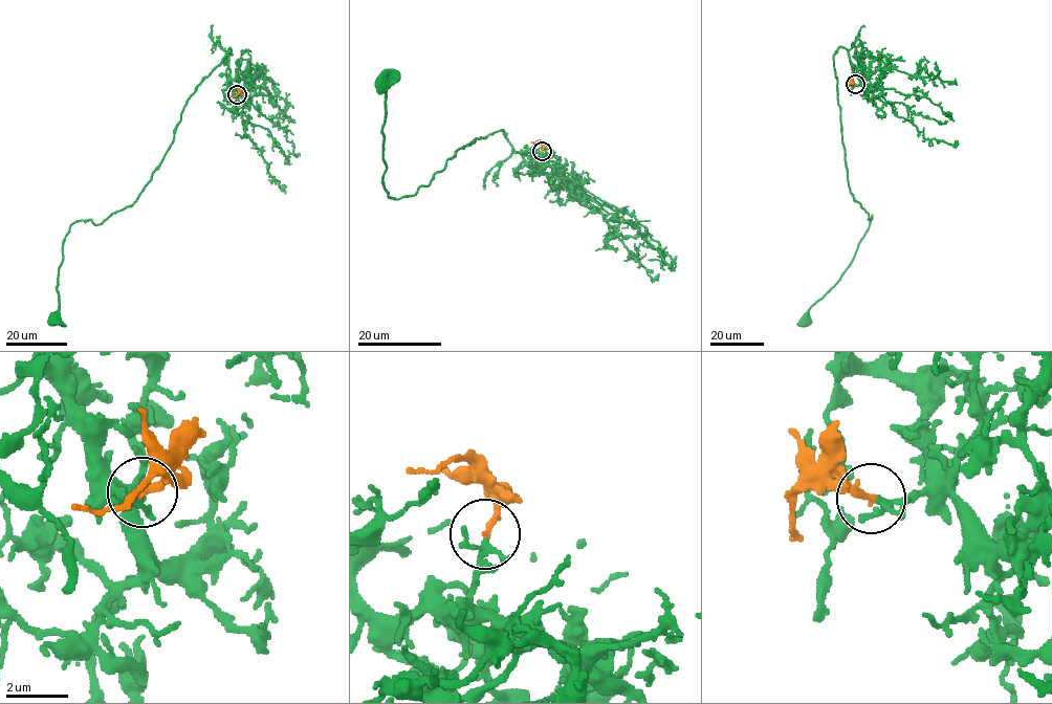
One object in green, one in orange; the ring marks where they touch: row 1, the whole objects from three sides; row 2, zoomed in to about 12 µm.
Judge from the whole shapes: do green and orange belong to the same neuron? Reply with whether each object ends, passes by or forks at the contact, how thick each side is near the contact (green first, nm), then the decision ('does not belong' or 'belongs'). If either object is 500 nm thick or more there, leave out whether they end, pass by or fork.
green forks there; orange ends there; 150 nm thick on the green side, 200 nm on the other; belongs

